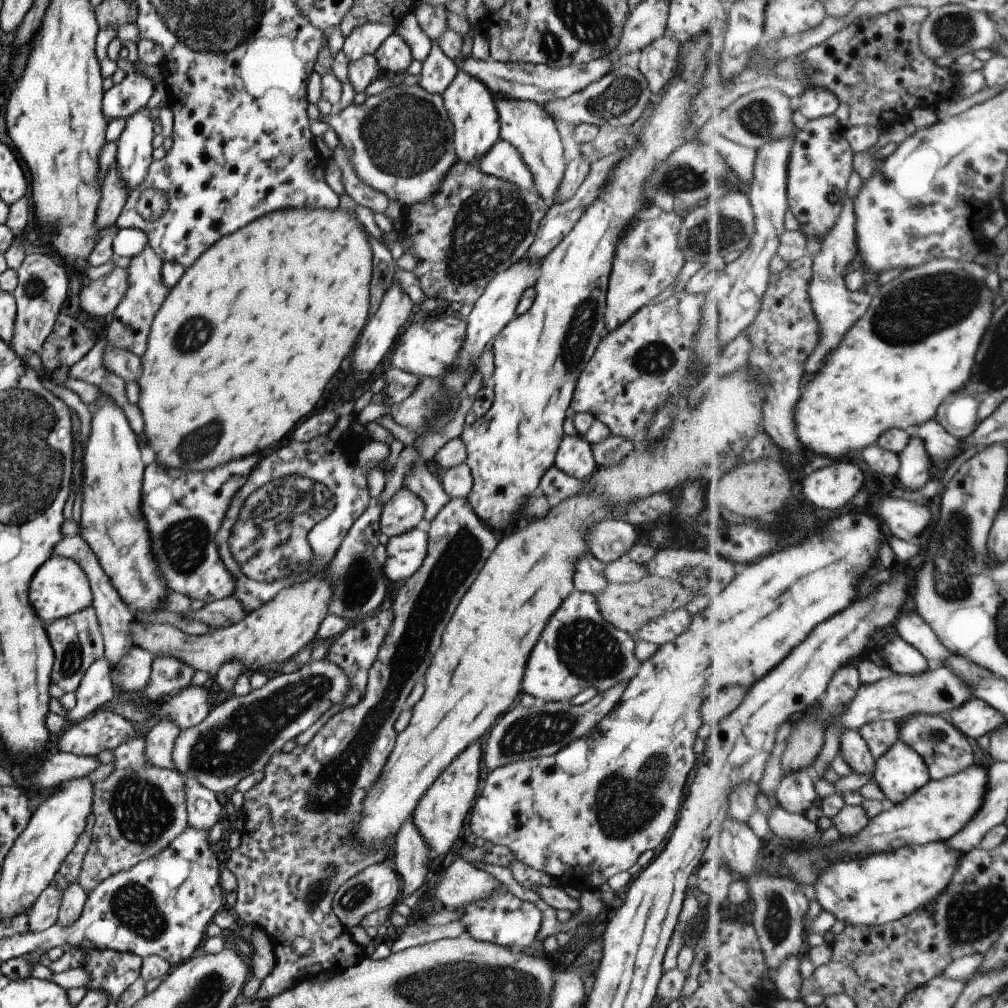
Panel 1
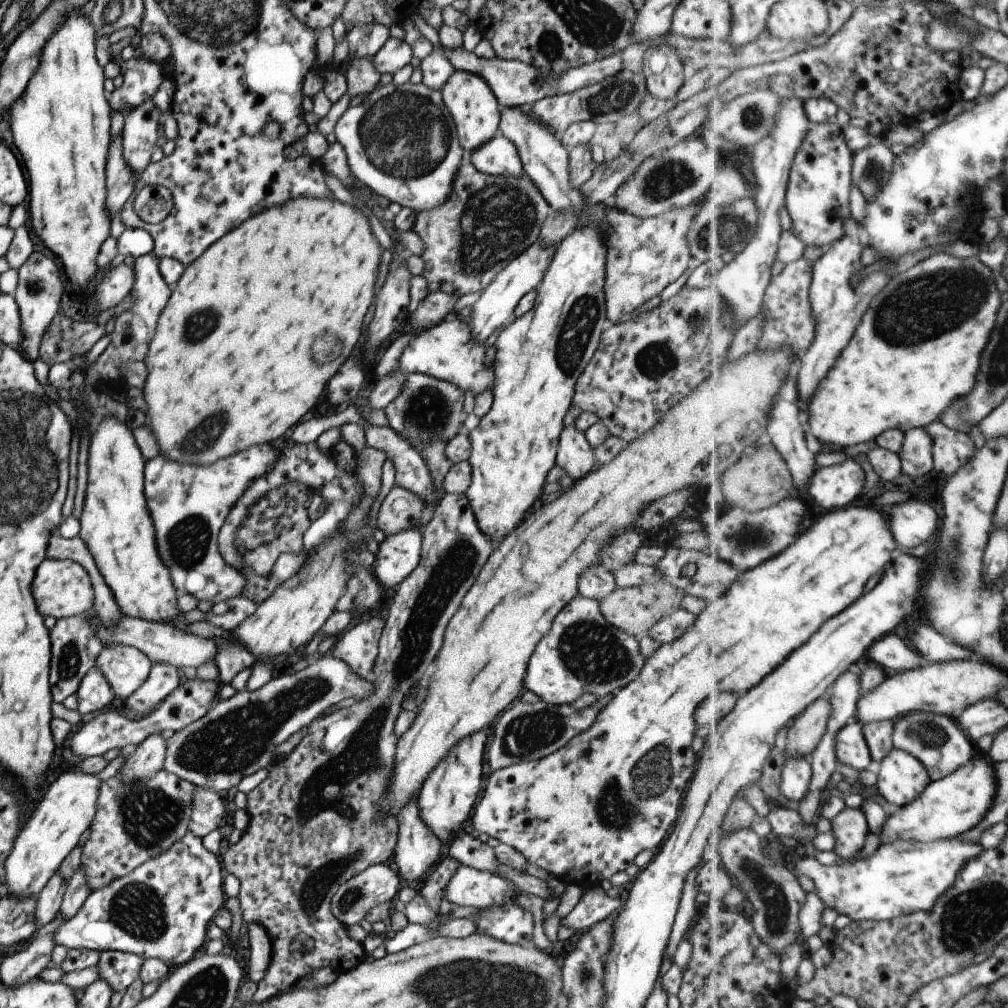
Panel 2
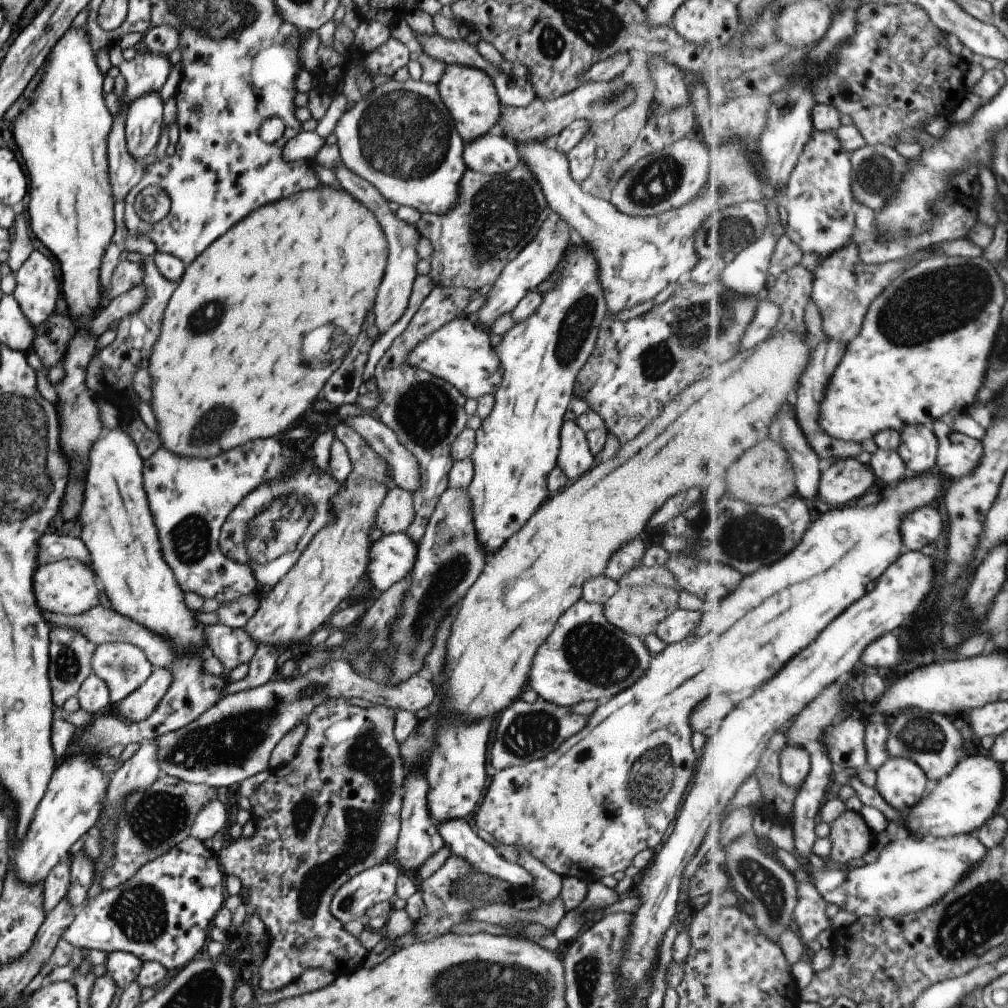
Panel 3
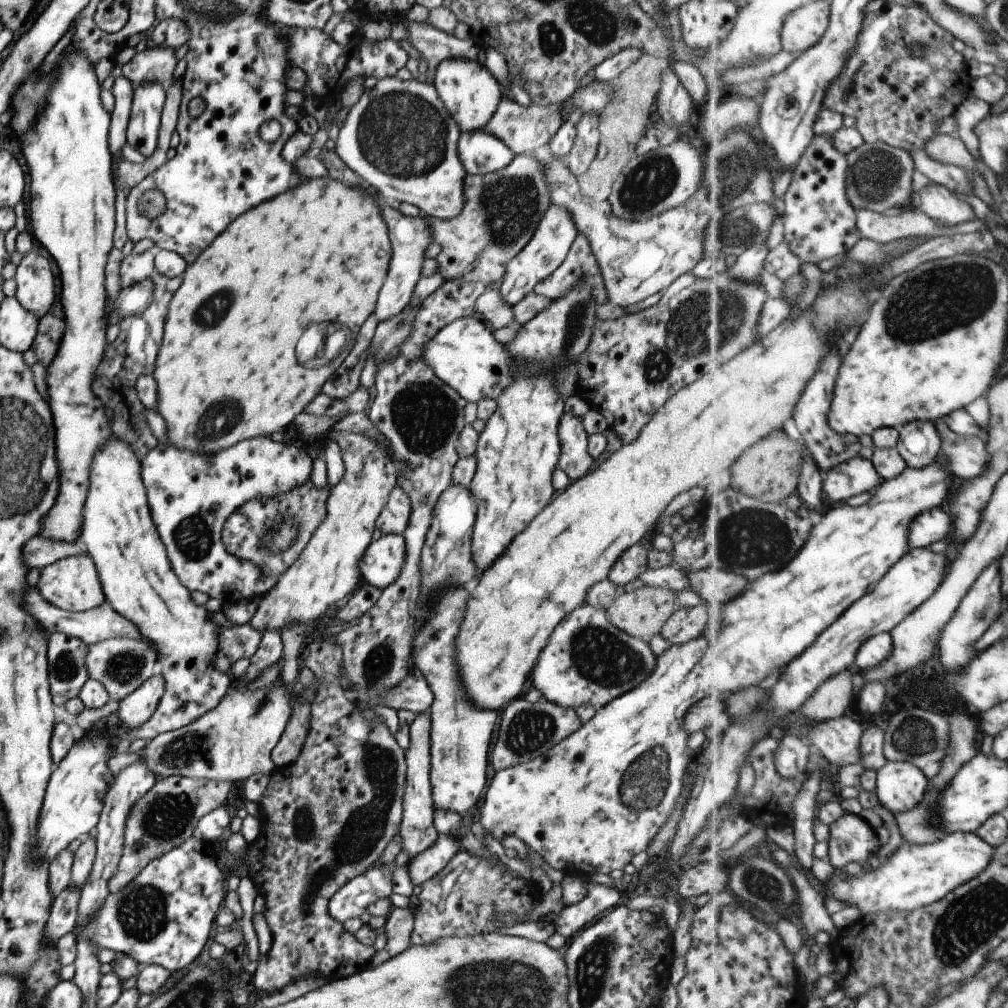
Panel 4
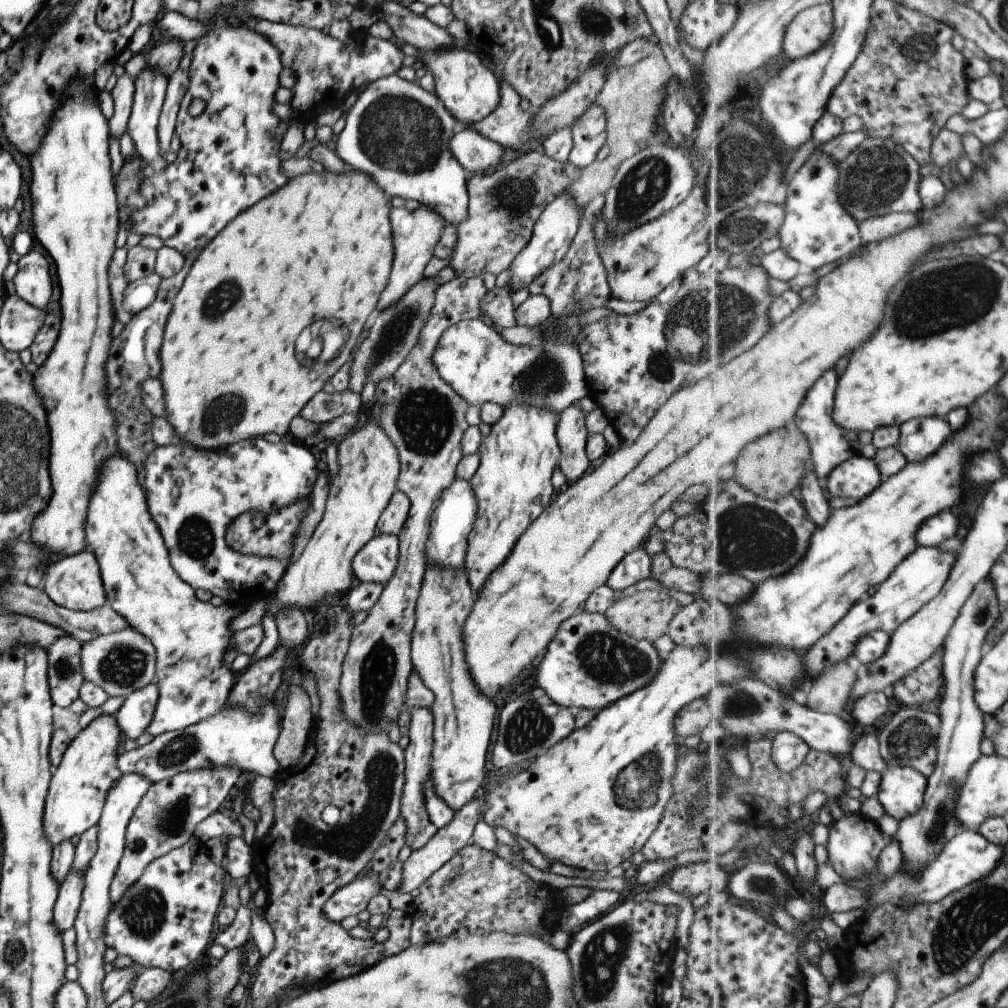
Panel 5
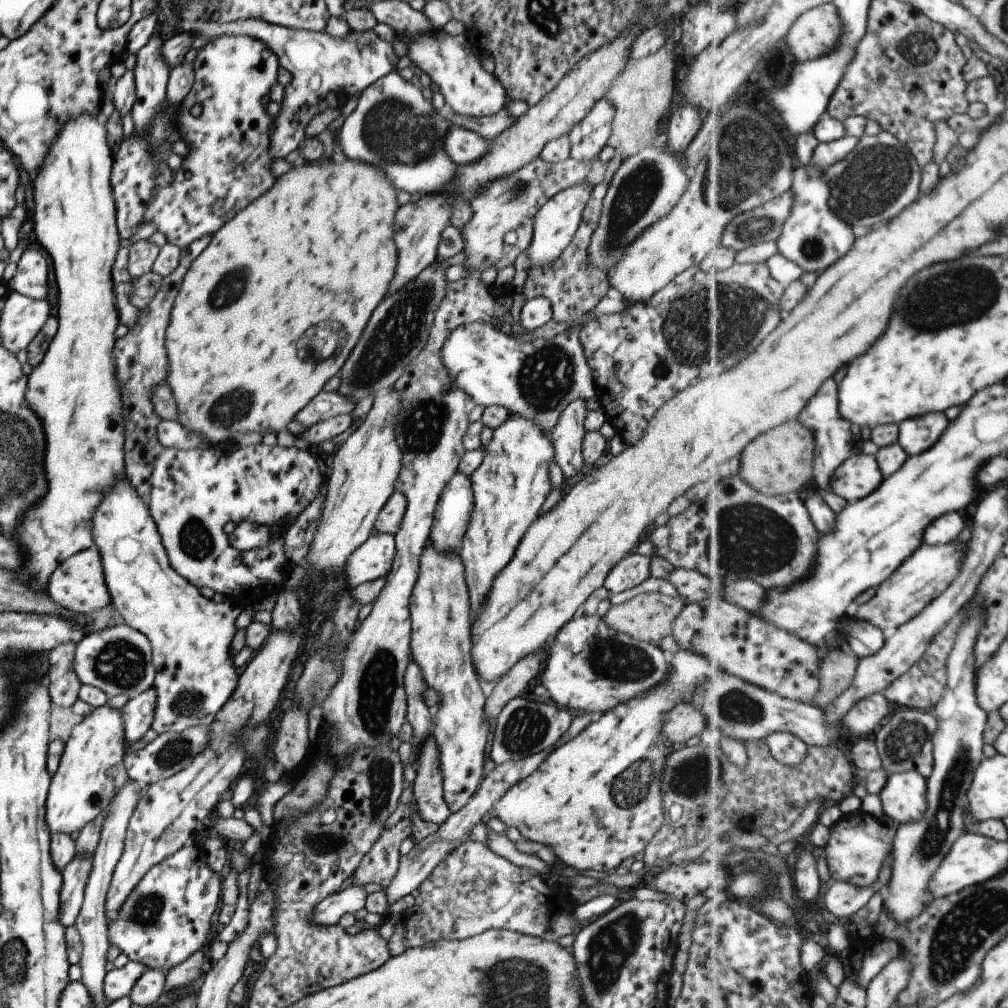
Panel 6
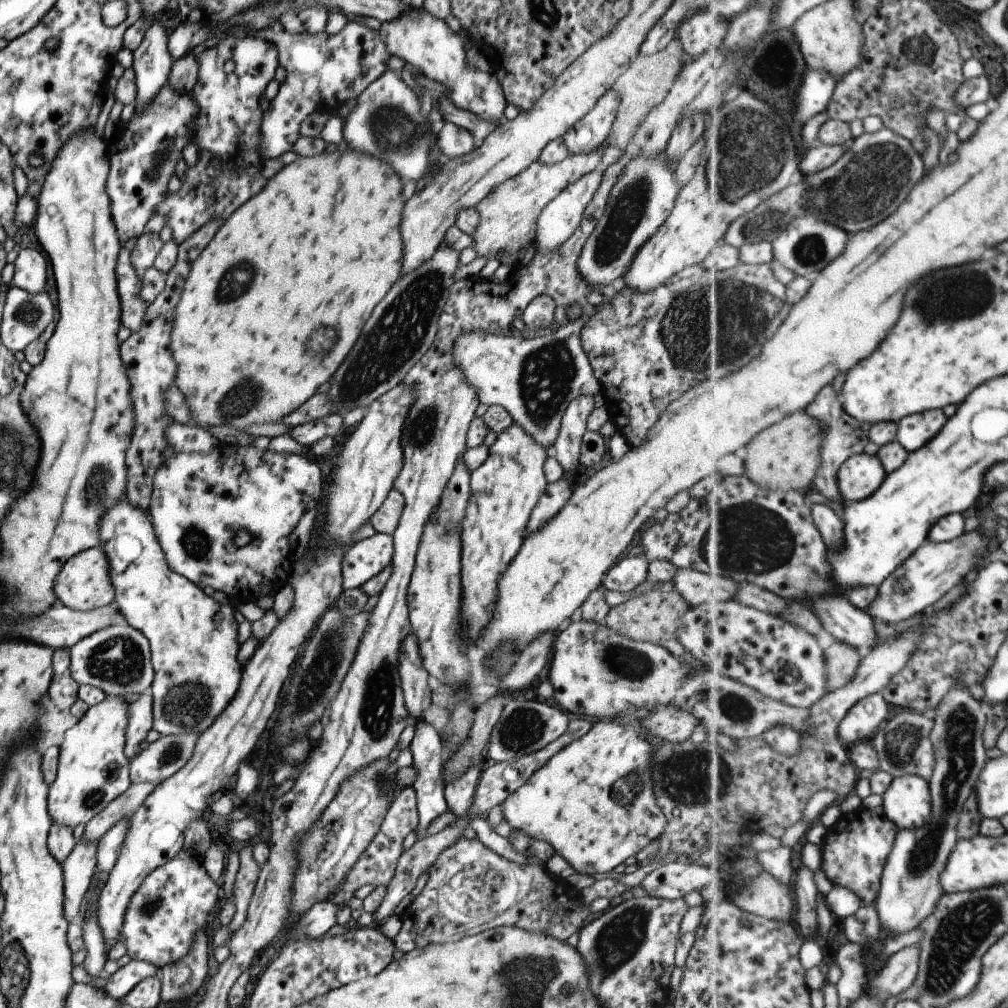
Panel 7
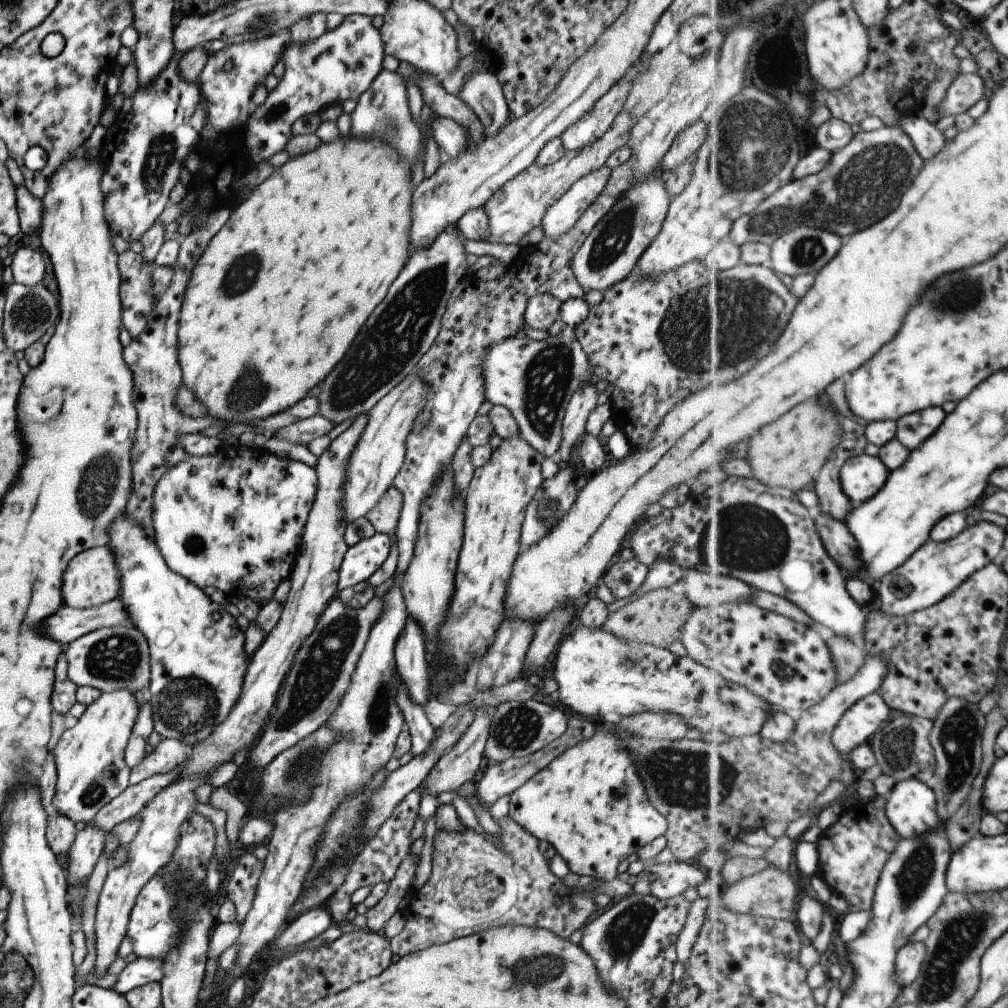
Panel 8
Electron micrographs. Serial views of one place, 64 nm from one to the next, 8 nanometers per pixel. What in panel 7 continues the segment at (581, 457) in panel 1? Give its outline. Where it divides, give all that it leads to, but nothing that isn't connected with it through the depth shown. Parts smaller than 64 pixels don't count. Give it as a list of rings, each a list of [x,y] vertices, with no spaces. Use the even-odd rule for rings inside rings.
[[[581,395],[567,404],[561,416],[559,432],[550,451],[563,472],[572,471],[579,464],[581,436],[586,432],[587,416],[593,410],[593,396]]]

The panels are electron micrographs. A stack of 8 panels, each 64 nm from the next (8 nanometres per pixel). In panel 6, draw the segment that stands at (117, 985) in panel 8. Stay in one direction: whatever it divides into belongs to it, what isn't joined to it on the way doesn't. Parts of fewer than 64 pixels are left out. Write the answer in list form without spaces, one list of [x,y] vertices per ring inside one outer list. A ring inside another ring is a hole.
[[[129,961],[123,968],[117,968],[107,972],[103,980],[103,995],[107,1003],[128,997],[135,982],[148,969],[140,963]]]

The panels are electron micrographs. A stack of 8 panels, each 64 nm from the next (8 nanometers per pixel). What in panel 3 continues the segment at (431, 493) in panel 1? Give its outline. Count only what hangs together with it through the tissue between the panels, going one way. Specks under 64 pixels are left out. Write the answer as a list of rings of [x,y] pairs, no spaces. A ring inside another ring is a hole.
[[[369,413],[347,417],[343,424],[354,430],[388,465],[393,485],[412,493],[420,481],[418,466],[413,455],[397,442],[394,432],[383,423],[375,420]]]

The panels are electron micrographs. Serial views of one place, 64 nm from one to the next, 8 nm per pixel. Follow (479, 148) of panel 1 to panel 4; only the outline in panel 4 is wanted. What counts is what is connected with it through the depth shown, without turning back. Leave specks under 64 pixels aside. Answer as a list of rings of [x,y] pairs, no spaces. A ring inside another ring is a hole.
[[[446,58],[438,62],[432,81],[436,95],[448,110],[461,133],[482,130],[501,99],[502,92],[494,76],[476,60]]]

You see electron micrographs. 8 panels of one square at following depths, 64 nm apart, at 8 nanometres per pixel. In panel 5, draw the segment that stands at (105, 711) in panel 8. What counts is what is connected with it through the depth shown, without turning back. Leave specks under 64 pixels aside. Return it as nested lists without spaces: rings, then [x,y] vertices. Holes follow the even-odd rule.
[[[101,714],[69,741],[61,760],[50,776],[44,809],[42,829],[52,848],[59,842],[79,836],[99,820],[105,797],[123,776],[116,760],[123,736],[114,714]]]

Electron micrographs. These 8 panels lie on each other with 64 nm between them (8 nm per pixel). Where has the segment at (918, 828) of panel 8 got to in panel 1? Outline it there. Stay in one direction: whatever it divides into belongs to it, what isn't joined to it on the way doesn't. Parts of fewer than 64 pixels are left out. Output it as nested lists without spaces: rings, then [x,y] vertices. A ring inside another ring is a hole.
[[[897,741],[888,753],[885,753],[879,760],[876,761],[876,770],[874,778],[880,787],[880,790],[885,794],[887,804],[899,804],[907,801],[919,790],[923,789],[928,782],[932,781],[928,763],[924,758],[921,758],[917,751],[911,748],[903,741]]]

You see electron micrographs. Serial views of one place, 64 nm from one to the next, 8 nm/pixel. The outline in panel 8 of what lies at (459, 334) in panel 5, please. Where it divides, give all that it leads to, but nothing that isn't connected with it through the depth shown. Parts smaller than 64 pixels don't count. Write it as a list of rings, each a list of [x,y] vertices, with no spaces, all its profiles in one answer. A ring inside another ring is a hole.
[[[565,326],[559,334],[543,340],[529,340],[524,334],[487,346],[481,358],[483,400],[509,410],[521,438],[543,457],[554,457],[561,442],[561,428],[567,402],[591,376],[587,358],[575,337],[575,327]]]

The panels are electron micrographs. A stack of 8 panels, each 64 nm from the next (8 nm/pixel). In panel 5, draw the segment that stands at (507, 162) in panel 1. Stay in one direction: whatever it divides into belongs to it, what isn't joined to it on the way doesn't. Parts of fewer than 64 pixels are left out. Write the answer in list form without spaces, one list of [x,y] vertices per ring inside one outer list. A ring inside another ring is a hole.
[[[465,127],[453,133],[448,142],[449,152],[468,174],[485,174],[489,167],[497,168],[504,148]]]

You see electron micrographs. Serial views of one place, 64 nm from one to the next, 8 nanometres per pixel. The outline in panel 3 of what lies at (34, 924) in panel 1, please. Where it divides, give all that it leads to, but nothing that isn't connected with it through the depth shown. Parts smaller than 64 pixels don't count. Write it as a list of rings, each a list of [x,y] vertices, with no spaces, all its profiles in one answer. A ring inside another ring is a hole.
[[[67,856],[61,857],[53,868],[49,869],[47,876],[43,880],[42,907],[46,914],[61,900],[66,894],[69,886],[70,866]]]

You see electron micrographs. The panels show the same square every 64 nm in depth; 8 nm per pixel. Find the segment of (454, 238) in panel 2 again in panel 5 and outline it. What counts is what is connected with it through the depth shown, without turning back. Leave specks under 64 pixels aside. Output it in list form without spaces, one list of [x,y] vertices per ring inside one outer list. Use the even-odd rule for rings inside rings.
[[[533,150],[491,173],[471,176],[466,181],[467,216],[455,225],[457,240],[453,253],[447,257],[451,257],[448,267],[455,270],[457,277],[477,277],[486,272],[499,275],[529,242],[533,223],[543,208],[581,173],[569,161],[557,162]]]

